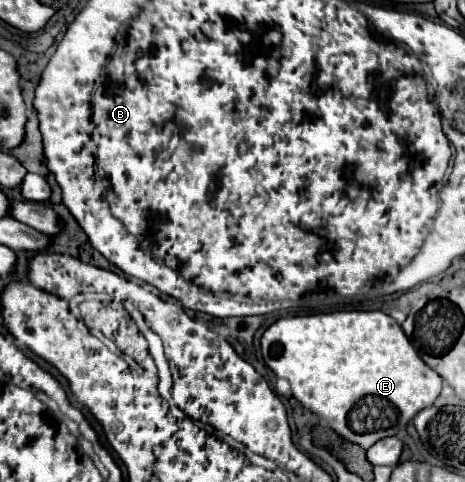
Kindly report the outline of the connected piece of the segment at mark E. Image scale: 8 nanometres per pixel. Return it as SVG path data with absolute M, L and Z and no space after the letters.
M378 310L278 318L262 334L262 358L278 378L290 382L292 394L300 404L326 418L332 430L364 450L382 438L396 436L420 410L428 408L442 390L442 378L414 352L400 324Z

